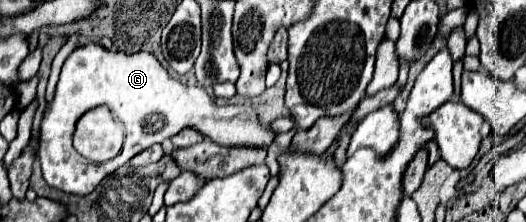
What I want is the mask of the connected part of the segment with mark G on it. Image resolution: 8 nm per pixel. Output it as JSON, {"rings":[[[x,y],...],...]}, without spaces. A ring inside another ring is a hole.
{"rings":[[[90,41],[90,43],[74,49],[74,53],[64,61],[62,71],[60,71],[60,79],[58,79],[58,85],[56,85],[56,91],[54,91],[54,99],[44,109],[38,148],[40,163],[42,163],[42,175],[44,175],[44,179],[46,179],[46,183],[50,187],[62,189],[66,193],[86,195],[86,193],[94,191],[94,187],[106,175],[110,175],[112,171],[116,171],[118,167],[128,163],[134,155],[138,155],[140,151],[148,149],[154,143],[162,143],[164,139],[174,137],[184,127],[194,127],[202,135],[210,137],[212,141],[216,141],[220,145],[228,145],[228,147],[230,145],[268,147],[272,143],[272,139],[274,139],[274,133],[258,123],[258,117],[256,117],[256,113],[250,107],[246,107],[246,105],[224,105],[224,107],[218,107],[216,103],[212,103],[210,95],[202,87],[188,87],[188,85],[172,79],[168,75],[168,71],[158,63],[154,53],[148,53],[148,51],[138,51],[138,53],[108,51],[100,43],[92,43]],[[100,105],[106,105],[124,123],[126,141],[124,141],[124,147],[118,153],[118,157],[114,157],[114,159],[110,159],[106,163],[92,163],[92,161],[88,161],[88,159],[78,155],[78,151],[72,145],[72,135],[74,135],[74,127],[76,127],[78,119],[86,111],[90,111],[94,107],[100,107]]]}

